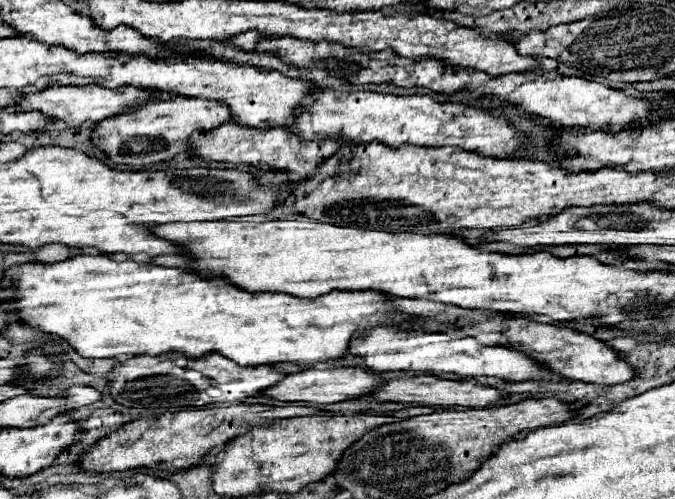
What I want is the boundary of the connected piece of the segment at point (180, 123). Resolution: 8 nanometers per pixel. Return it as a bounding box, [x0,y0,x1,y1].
[91,97,231,167]

